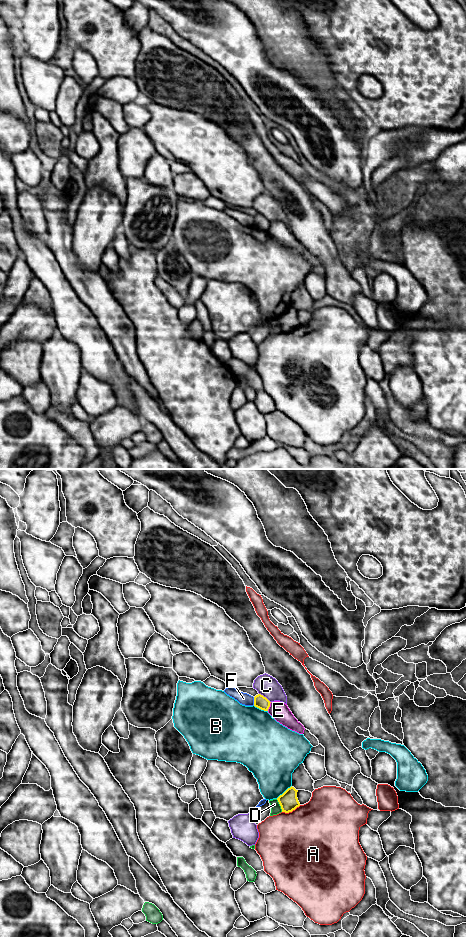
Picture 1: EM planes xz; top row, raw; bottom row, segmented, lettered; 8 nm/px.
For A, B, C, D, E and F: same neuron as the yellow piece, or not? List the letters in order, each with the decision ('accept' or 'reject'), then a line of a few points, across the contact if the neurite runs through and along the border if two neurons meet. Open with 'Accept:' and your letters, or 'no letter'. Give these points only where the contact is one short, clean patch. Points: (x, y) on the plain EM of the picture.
Accept: no letter
A: reject | xz (300, 325), (291, 331), (282, 332)
B: reject
C: reject
D: reject | xz (276, 319), (282, 331)
E: reject
F: reject | xz (253, 217), (254, 224)

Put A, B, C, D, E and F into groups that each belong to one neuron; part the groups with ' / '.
A / B / C / D / E / F

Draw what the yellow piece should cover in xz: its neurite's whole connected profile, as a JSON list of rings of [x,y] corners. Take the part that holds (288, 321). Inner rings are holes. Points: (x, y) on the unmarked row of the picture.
[[[291,306],[277,318],[281,326],[282,332],[289,333],[300,326],[297,318],[297,312],[298,310]]]

